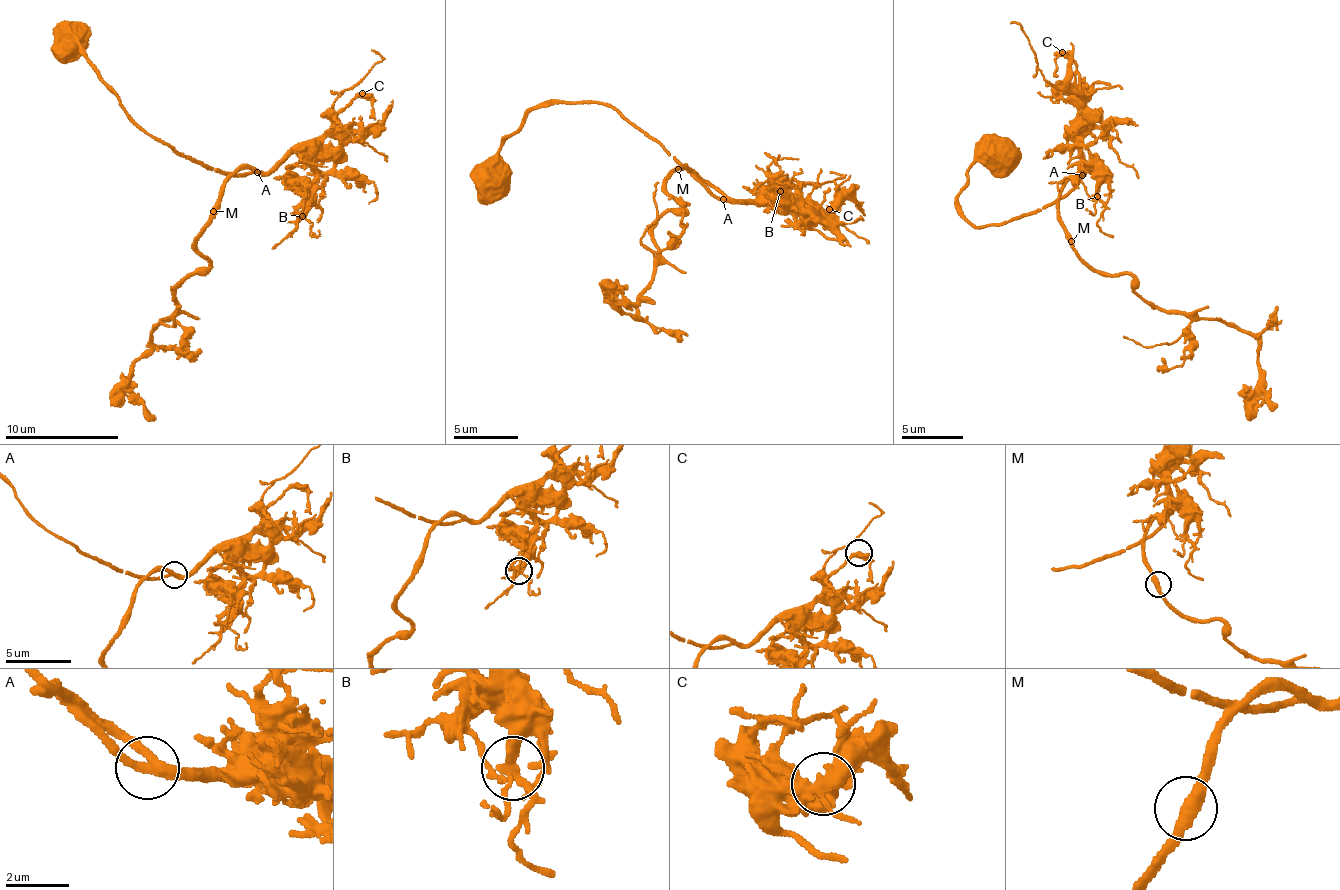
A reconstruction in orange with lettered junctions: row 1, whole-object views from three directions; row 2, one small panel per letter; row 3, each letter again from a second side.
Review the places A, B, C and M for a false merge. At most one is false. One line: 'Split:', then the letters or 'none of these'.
Split: none of these

